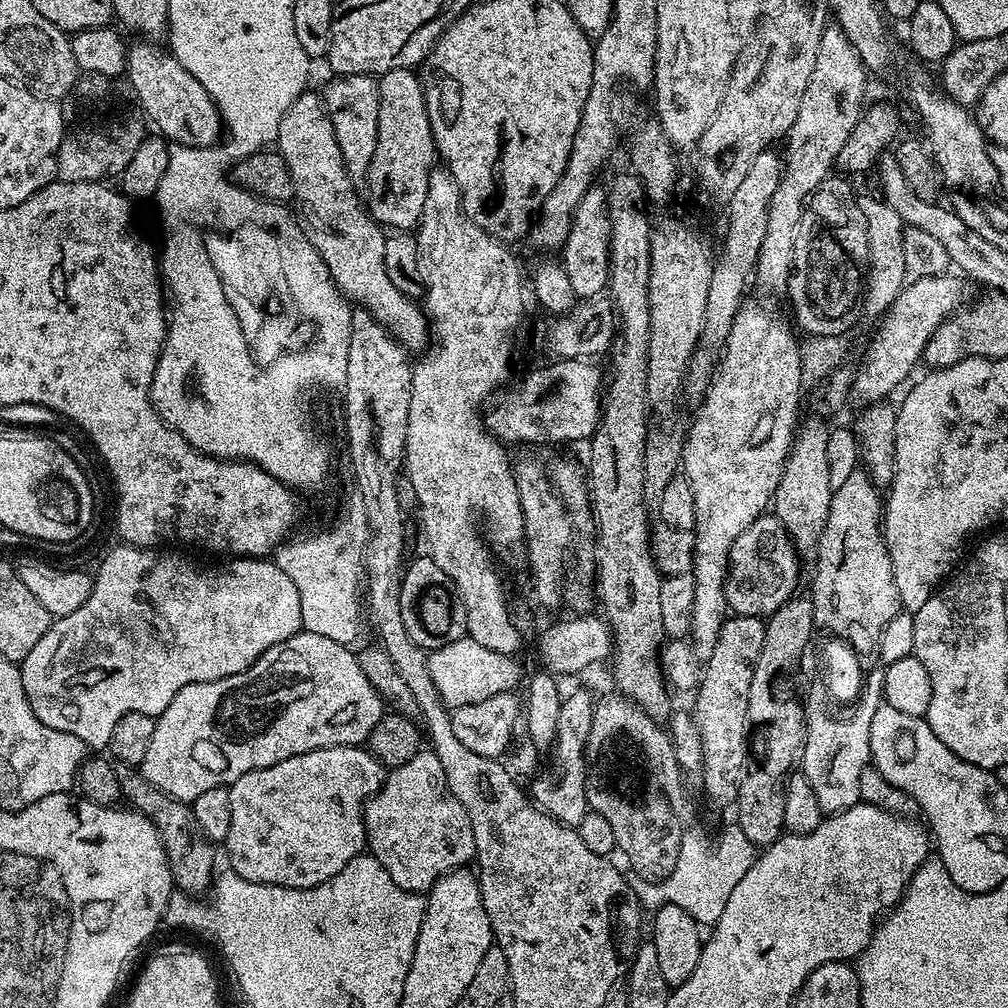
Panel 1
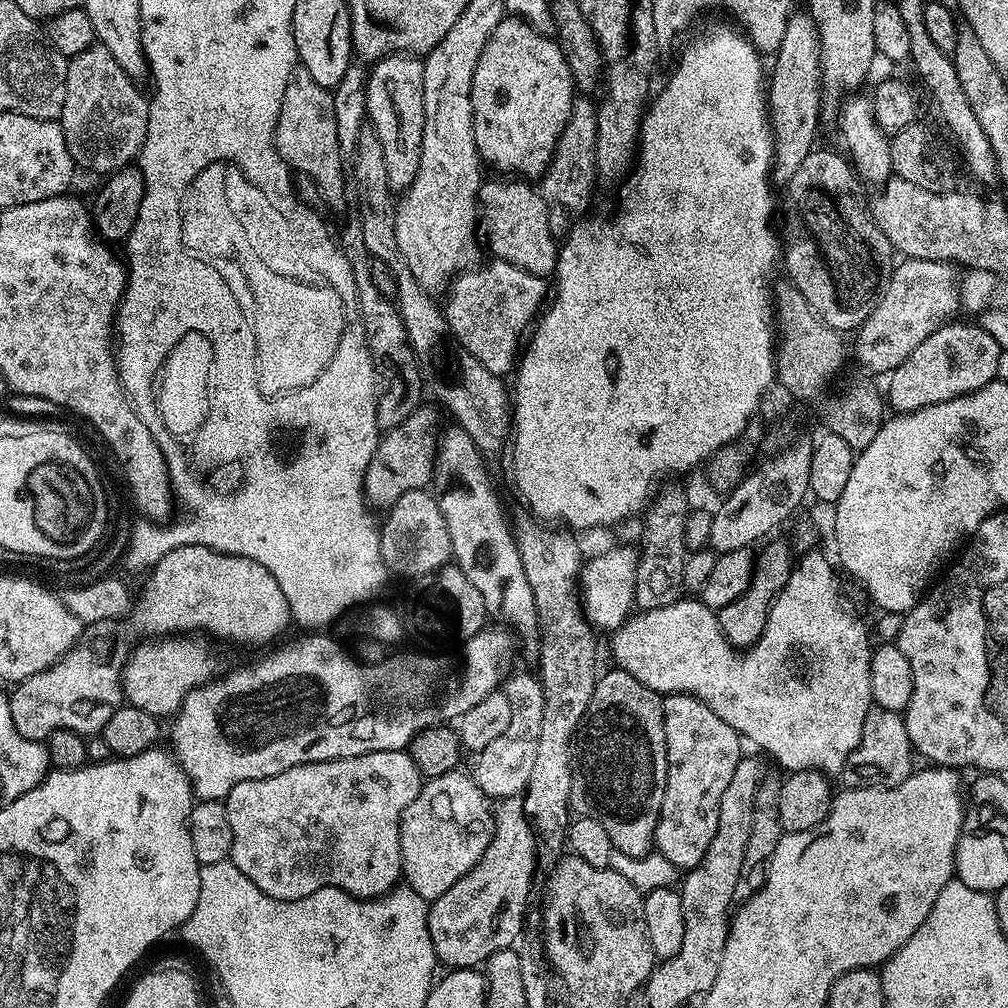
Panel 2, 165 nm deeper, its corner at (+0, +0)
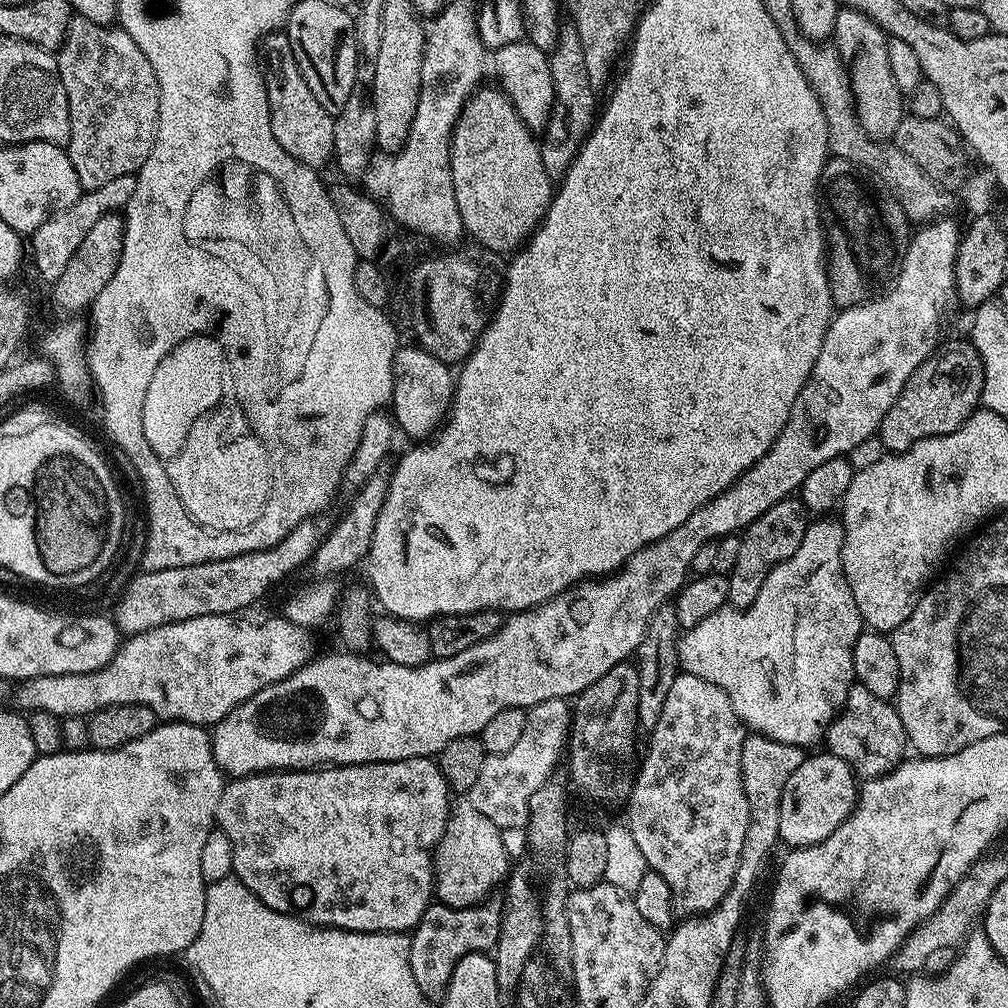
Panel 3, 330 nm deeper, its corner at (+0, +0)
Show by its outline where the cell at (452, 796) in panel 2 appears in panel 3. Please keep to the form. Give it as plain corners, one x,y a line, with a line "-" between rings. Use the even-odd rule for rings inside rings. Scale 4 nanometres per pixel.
467,802
453,803
444,834
437,842
432,858
434,896
448,908
470,908
489,899
492,887
509,875
508,852
504,849
502,829
490,818
478,814

